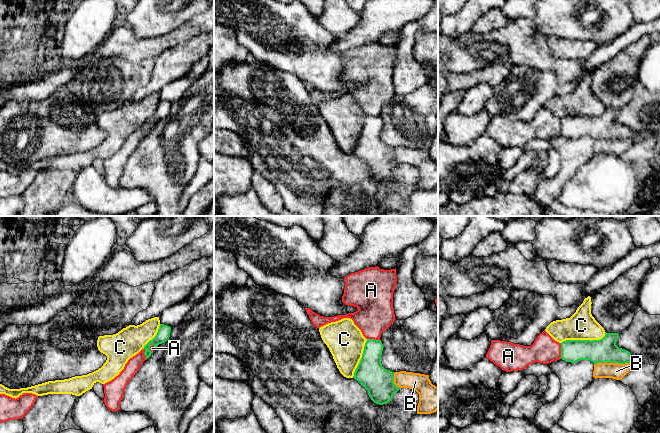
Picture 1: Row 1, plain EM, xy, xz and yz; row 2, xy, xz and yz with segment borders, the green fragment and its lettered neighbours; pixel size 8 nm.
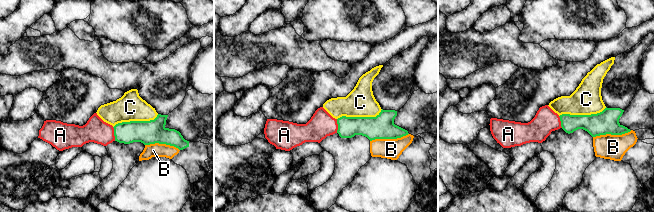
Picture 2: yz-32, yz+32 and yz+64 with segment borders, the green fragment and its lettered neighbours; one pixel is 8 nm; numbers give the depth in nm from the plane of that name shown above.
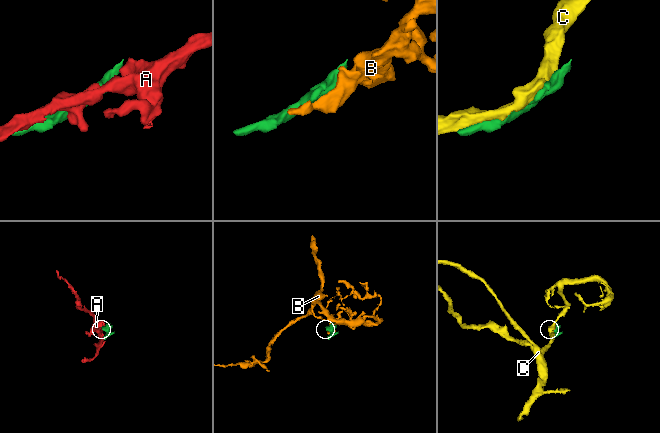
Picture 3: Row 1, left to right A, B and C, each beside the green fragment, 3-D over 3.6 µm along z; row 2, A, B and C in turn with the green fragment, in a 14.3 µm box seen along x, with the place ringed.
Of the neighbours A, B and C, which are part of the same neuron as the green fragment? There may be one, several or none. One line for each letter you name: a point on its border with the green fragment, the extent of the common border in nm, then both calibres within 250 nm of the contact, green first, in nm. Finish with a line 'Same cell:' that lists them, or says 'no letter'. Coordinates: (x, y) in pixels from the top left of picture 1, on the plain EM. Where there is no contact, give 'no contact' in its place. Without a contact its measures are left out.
Same cell: no letter

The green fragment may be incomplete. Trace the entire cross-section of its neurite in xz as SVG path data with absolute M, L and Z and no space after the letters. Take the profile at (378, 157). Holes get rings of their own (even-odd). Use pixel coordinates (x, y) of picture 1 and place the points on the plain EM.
M367 115L353 152L368 167L371 176L379 181L392 177L393 171L400 165L393 158L395 148L382 142L383 124L381 116Z

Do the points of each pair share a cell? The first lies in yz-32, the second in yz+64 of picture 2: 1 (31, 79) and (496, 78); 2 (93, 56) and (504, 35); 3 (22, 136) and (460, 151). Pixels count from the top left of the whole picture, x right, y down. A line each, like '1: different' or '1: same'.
1: same
2: same
3: different

